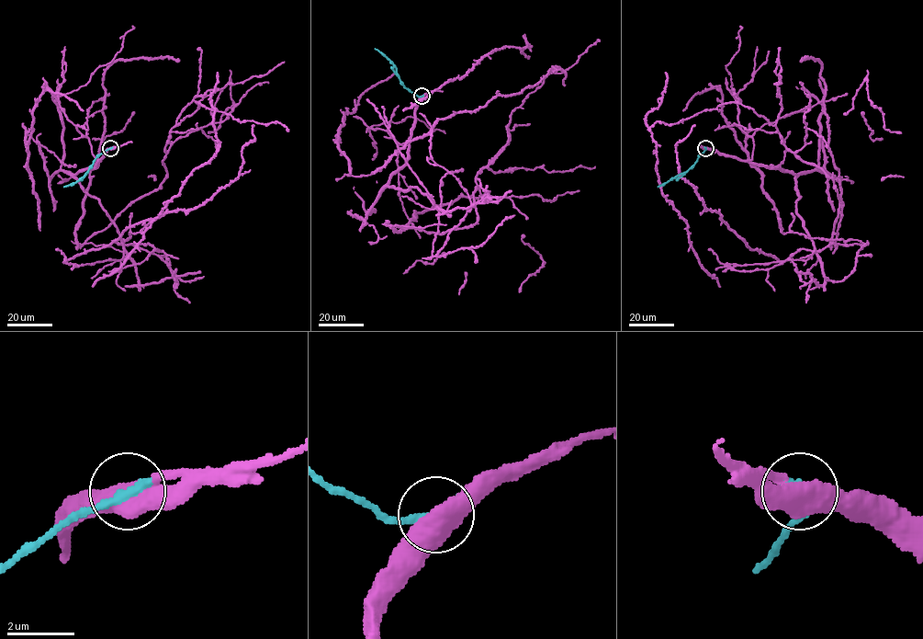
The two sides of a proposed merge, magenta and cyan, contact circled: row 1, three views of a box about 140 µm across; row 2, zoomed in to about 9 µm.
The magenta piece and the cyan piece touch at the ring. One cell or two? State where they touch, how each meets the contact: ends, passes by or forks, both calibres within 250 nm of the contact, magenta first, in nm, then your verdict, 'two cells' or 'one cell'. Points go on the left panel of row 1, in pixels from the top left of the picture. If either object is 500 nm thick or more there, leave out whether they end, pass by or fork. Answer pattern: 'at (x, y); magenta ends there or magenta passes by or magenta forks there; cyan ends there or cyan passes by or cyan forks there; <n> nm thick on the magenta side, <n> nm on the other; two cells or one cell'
at (110, 148); 600 nm thick on the magenta side, 280 nm on the other; one cell

